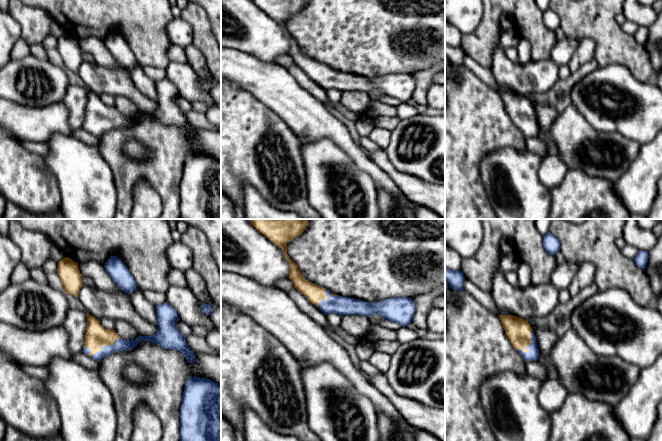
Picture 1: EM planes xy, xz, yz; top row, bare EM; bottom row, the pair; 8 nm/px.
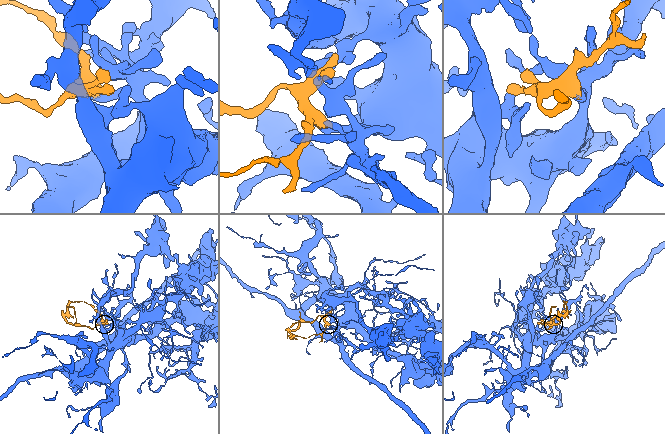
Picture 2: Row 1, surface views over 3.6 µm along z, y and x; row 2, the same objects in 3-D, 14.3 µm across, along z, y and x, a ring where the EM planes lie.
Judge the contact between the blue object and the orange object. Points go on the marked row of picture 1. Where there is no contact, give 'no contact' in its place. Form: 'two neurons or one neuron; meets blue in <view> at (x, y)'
one neuron; meets blue in xy at (106, 345)

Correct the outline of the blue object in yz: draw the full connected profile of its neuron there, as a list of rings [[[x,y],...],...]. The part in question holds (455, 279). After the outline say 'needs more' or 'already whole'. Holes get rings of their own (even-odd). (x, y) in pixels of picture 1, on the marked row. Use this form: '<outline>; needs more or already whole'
[[[445,267],[445,279],[454,290],[463,290],[465,277],[461,271],[449,270]]]; already whole

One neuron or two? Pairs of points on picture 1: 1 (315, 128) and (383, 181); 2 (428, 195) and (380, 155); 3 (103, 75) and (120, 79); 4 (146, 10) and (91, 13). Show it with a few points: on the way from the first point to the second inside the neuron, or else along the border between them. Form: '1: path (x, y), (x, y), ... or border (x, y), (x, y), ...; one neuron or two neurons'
1: path (332, 129), (366, 164); one neuron
2: path (415, 189), (401, 180), (389, 168); one neuron
3: path (107, 79), (116, 79); one neuron
4: path (132, 10), (105, 10); one neuron

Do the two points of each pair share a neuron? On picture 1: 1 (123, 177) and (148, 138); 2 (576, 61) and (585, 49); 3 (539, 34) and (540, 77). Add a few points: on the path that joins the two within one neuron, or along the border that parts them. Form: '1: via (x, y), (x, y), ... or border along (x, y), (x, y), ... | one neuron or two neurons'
1: via (136, 171), (142, 170), (154, 158), (154, 151) | one neuron
2: via (579, 58), (585, 52) | one neuron
3: border along (548, 57), (532, 61) | two neurons

